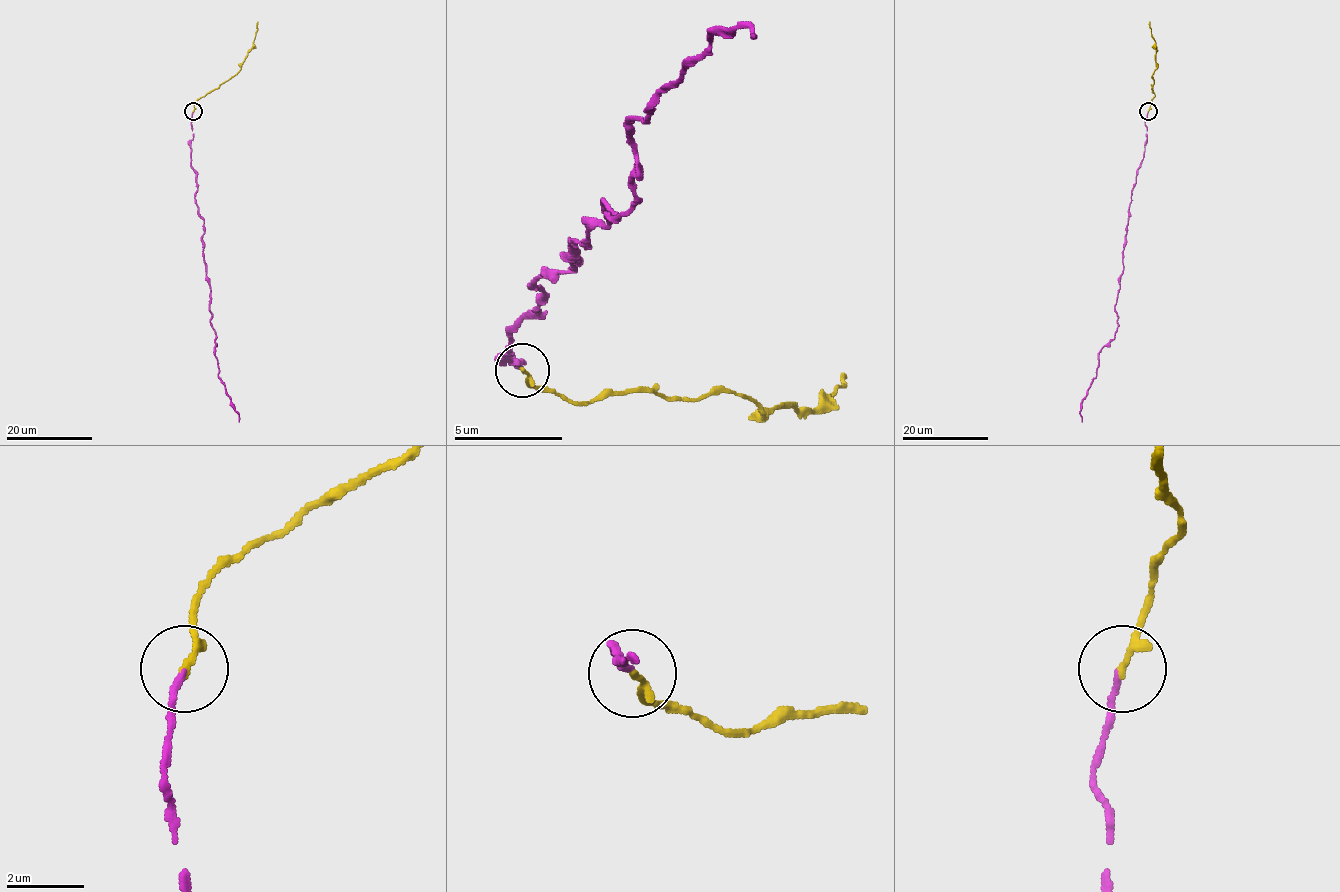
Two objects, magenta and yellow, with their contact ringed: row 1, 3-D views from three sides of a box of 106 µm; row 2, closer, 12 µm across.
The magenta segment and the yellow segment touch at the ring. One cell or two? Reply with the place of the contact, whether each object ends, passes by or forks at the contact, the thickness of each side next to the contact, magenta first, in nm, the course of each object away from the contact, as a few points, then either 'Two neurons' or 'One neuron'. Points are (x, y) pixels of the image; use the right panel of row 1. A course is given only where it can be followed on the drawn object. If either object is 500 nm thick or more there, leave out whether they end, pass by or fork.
Place: (1148, 111). At the ring magenta ends. At the ring yellow ends. Thickness 140 nm (magenta) against 200 nm. Course of magenta: (1147, 111), (1144, 157), (1131, 195), (1115, 306), (1118, 327), (1099, 353), (1096, 376), (1081, 403), (1082, 421). Course of yellow: (1148, 111), (1155, 96), (1153, 73), (1157, 67), (1149, 22). One neuron

